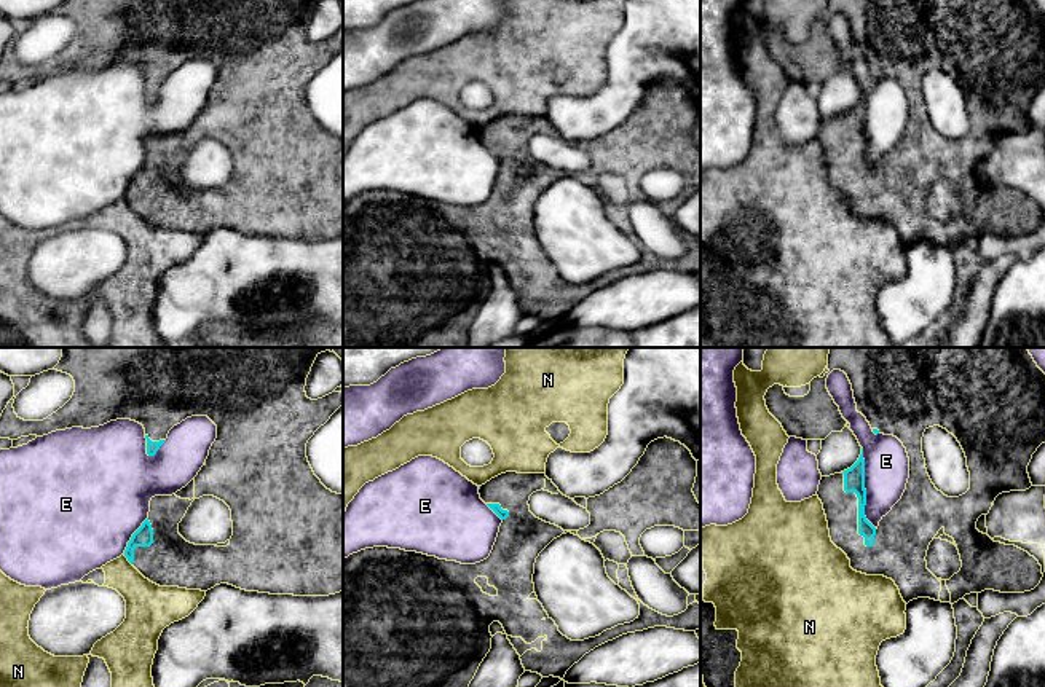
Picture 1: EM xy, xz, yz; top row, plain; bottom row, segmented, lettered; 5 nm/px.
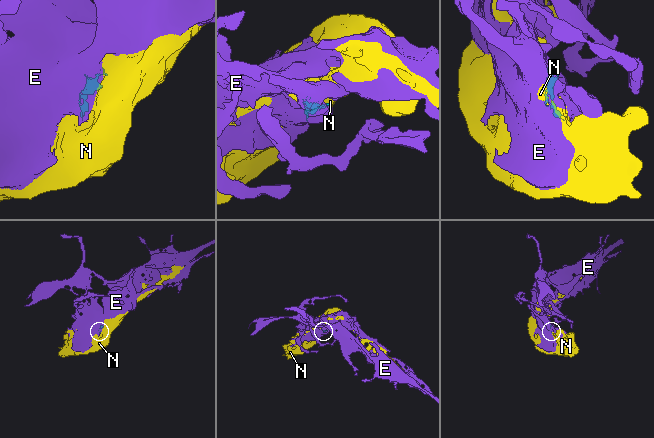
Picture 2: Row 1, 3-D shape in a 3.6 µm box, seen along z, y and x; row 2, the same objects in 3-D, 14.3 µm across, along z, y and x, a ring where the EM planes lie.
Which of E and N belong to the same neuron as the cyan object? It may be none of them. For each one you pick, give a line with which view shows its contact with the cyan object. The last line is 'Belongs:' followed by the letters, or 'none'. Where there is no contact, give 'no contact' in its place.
Belongs: none

